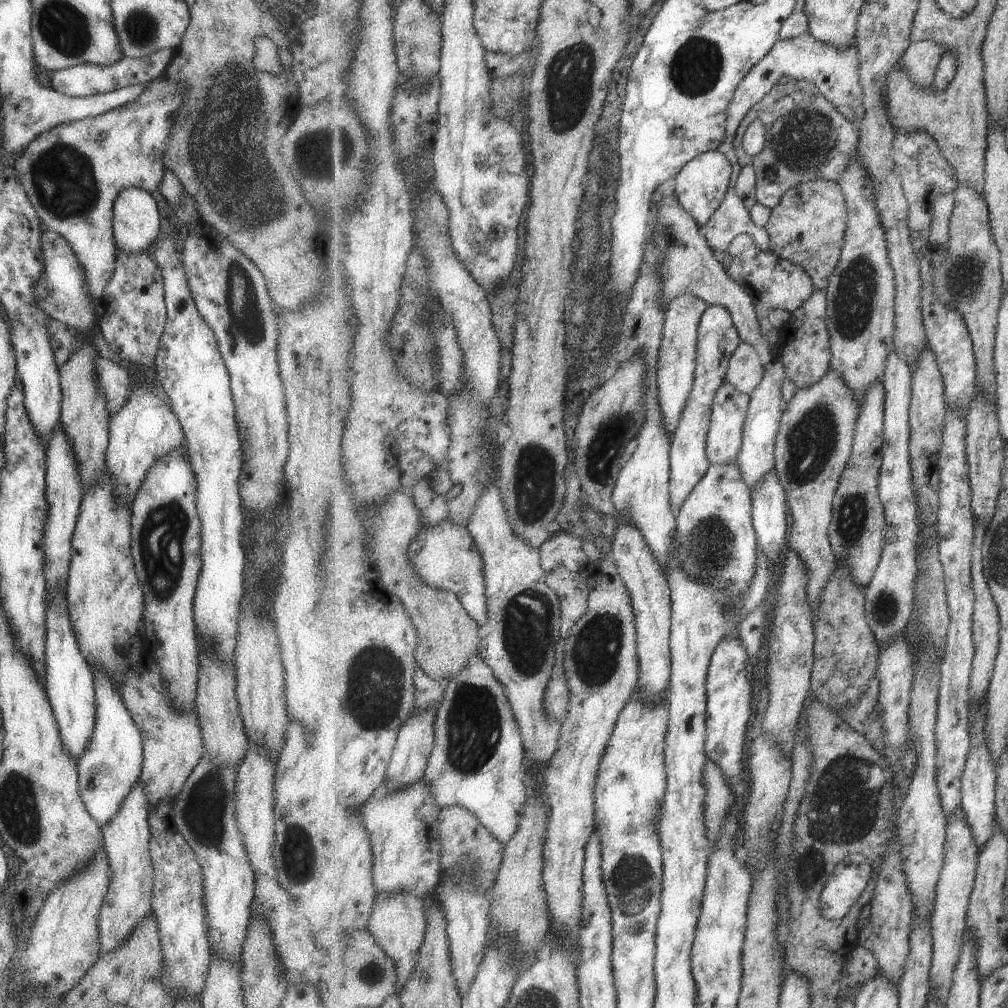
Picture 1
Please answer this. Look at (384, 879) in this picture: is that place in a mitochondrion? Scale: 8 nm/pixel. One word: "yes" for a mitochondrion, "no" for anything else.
no

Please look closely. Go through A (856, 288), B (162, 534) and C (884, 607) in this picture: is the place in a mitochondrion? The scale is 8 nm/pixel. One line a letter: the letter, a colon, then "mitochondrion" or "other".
A: mitochondrion
B: mitochondrion
C: mitochondrion

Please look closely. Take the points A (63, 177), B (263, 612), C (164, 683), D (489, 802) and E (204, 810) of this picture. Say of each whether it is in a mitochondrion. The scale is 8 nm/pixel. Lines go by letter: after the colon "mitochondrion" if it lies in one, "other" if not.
A: mitochondrion
B: other
C: other
D: other
E: mitochondrion

